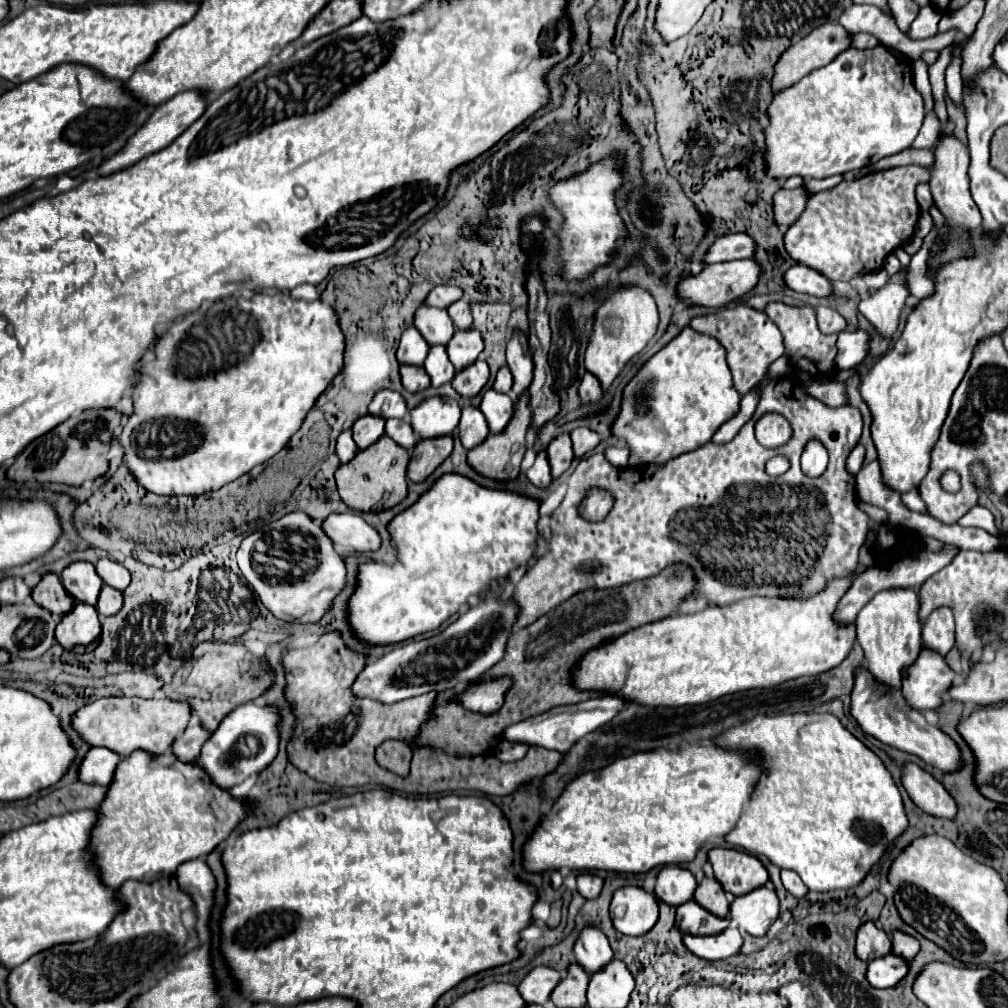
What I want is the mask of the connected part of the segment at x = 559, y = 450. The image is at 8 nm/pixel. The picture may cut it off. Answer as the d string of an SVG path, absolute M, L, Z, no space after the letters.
M558 434L550 444L548 444L548 460L550 460L550 468L552 468L552 476L558 478L560 474L564 474L574 458L572 454L572 442L570 442L570 434Z

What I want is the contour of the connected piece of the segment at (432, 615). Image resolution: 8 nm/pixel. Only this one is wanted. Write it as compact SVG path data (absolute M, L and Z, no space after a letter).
M454 472L440 476L430 490L420 494L410 508L394 516L388 524L396 546L396 562L364 562L358 566L356 588L346 608L346 620L354 636L370 646L384 646L440 628L472 596L484 594L490 582L506 580L514 568L532 560L538 546L538 510L540 500L536 498L510 490L490 490Z

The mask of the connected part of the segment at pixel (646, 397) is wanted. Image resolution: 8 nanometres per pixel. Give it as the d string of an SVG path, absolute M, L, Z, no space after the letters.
M686 326L624 386L620 412L610 430L628 444L628 468L664 464L710 442L714 432L738 412L738 404L740 394L732 388L724 348L712 336Z

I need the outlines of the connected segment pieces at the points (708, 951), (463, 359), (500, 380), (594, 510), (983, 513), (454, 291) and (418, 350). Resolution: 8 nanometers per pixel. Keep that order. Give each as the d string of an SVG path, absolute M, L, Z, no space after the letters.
M726 928L724 932L714 934L714 936L684 934L682 940L684 940L684 946L692 954L696 954L698 958L704 958L704 960L730 958L740 952L740 944L742 944L742 936L736 928Z
M476 328L456 330L452 340L446 344L448 358L456 370L464 370L468 364L472 364L482 352L482 348L484 348L484 342Z
M502 366L498 370L496 382L494 382L494 390L496 392L502 392L502 394L508 394L512 390L512 374L510 374L510 368L508 366Z
M590 488L580 504L580 516L590 522L600 522L606 518L614 504L614 496L602 488Z
M976 506L972 512L968 512L968 516L964 516L964 520L960 520L960 526L978 526L978 528L988 530L990 534L1002 538L1000 530L994 526L992 512L988 508L984 508L984 506Z
M440 284L436 286L428 298L426 298L426 304L430 306L440 306L440 308L448 308L448 304L460 300L464 296L464 290L460 290L458 286L452 286L452 284Z
M414 326L406 328L402 332L400 338L400 346L398 346L398 360L400 364L414 364L414 366L422 366L424 364L424 356L428 354L428 342L420 336L420 332L416 332Z

